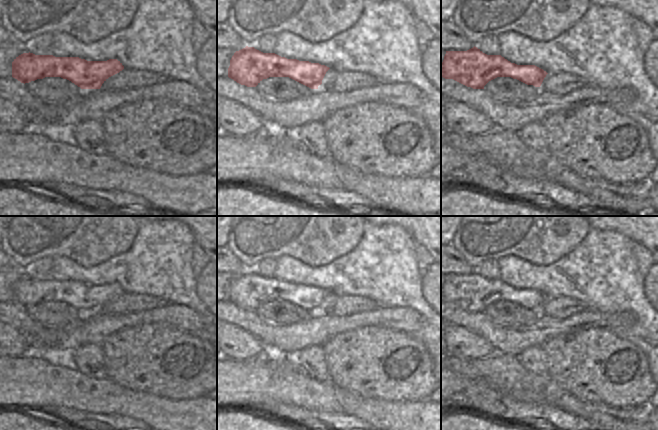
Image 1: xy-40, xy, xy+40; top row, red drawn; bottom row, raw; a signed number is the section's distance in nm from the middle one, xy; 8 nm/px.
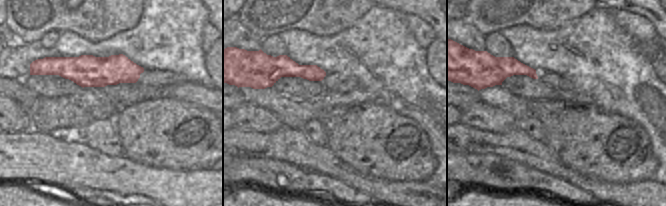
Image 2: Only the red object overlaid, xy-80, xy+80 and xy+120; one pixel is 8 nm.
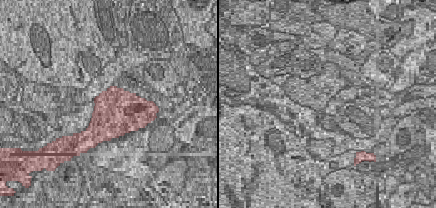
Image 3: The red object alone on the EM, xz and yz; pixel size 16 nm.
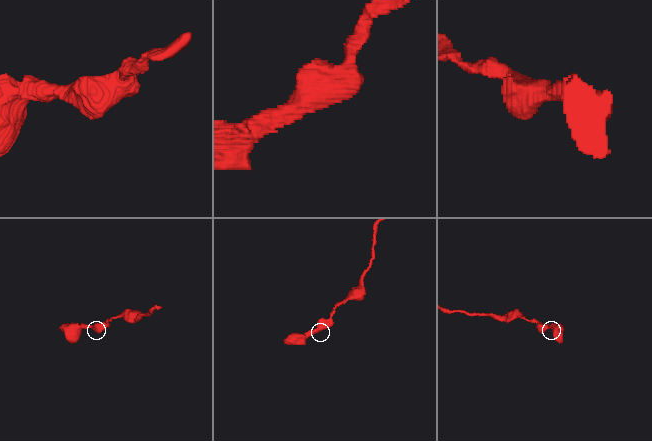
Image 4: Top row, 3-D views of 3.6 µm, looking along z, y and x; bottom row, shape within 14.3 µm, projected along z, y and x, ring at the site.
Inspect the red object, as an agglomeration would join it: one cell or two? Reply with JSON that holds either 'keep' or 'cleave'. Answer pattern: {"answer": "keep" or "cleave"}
{"answer": "keep"}

